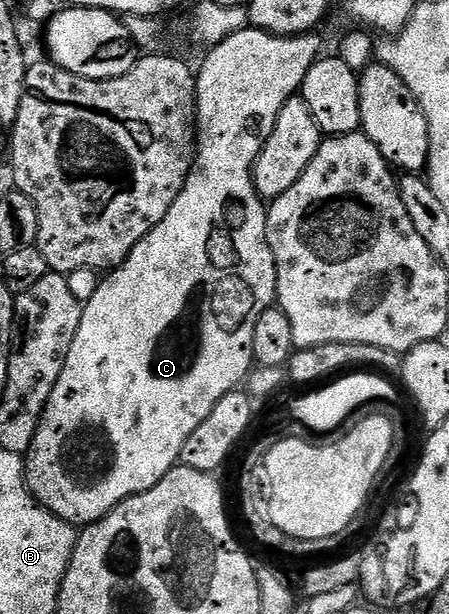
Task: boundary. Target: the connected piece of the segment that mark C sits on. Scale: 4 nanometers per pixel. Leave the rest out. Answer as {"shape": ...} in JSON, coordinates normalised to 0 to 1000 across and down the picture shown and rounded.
{"shape":[[[550,46],[508,59],[490,72],[465,77],[457,83],[459,96],[450,109],[439,109],[441,130],[441,204],[437,207],[437,249],[432,270],[423,275],[419,293],[392,319],[392,332],[374,339],[374,352],[321,384],[294,404],[294,410],[276,427],[256,433],[220,458],[214,482],[196,489],[183,502],[178,534],[169,541],[169,554],[160,554],[160,567],[151,567],[151,580],[143,593],[143,606],[134,606],[134,619],[125,619],[125,632],[116,632],[116,645],[107,645],[107,658],[94,673],[89,691],[67,720],[67,730],[53,741],[53,777],[58,792],[76,813],[102,831],[114,831],[134,847],[189,860],[205,850],[220,850],[249,827],[258,827],[296,805],[330,801],[363,775],[399,757],[410,717],[437,704],[437,697],[481,664],[481,658],[508,638],[532,634],[550,621],[566,596],[561,580],[561,541],[570,534],[570,521],[579,521],[579,508],[604,503],[619,482],[615,456],[615,430],[606,417],[606,404],[592,389],[592,344],[588,324],[575,318],[566,305],[566,264],[579,254],[597,221],[606,221],[606,208],[615,208],[615,189],[624,176],[644,160],[657,158],[677,137],[677,124],[686,124],[686,111],[706,101],[719,86],[717,68],[706,54],[693,52],[653,62],[635,62],[628,55],[601,55],[592,49]]]}

